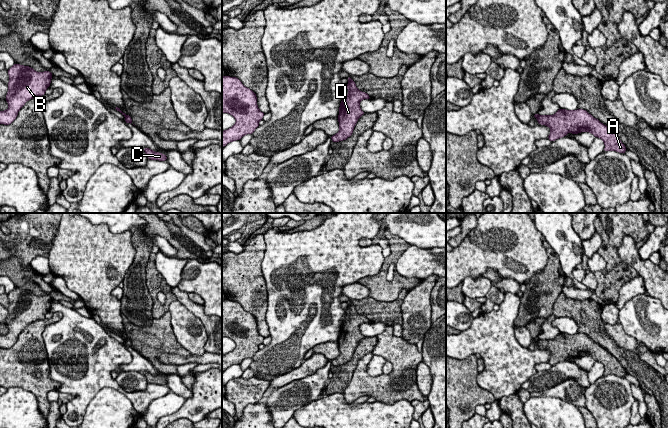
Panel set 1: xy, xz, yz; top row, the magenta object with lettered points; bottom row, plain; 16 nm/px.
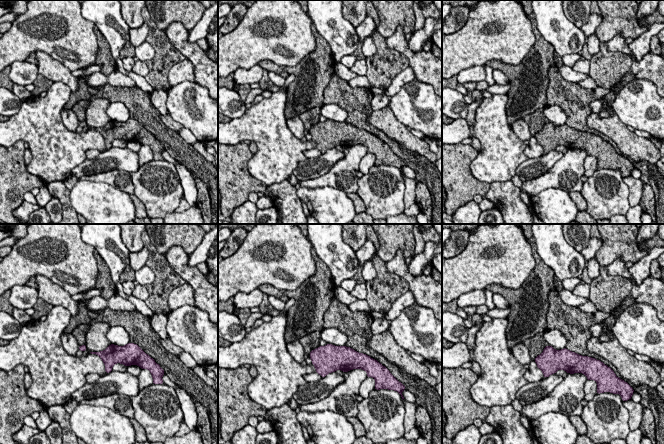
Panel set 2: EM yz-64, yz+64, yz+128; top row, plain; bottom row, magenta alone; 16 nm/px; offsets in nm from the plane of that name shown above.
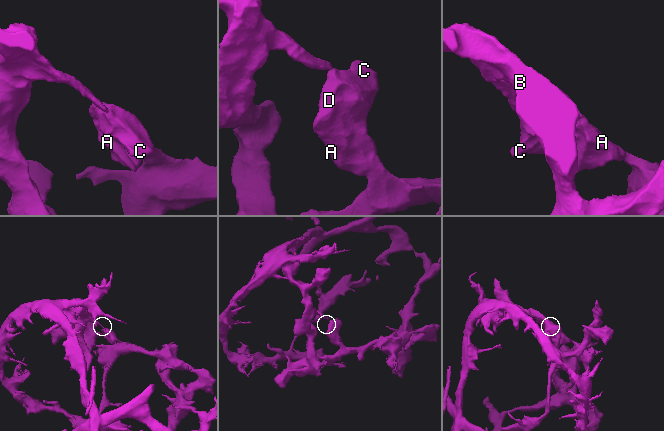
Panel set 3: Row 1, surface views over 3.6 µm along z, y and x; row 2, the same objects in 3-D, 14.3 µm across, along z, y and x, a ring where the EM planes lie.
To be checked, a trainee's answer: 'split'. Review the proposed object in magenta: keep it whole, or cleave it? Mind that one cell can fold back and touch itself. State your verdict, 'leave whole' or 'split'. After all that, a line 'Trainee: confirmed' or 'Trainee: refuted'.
split
Trainee: confirmed

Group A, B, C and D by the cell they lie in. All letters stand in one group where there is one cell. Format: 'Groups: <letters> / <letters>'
Groups: A C D / B

